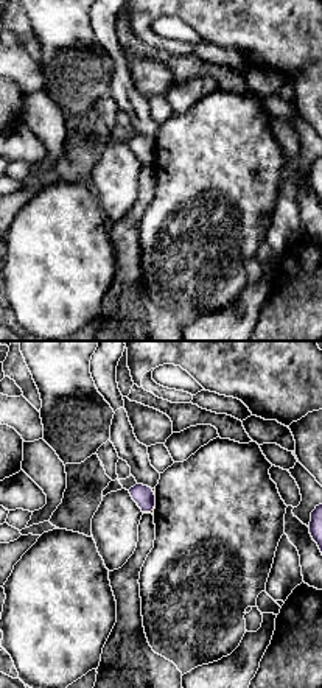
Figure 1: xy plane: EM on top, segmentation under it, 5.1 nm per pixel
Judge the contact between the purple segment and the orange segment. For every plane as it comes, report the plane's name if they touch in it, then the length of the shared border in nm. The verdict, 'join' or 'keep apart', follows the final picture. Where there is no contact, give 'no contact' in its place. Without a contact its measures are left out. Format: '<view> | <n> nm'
xy | 80 nm

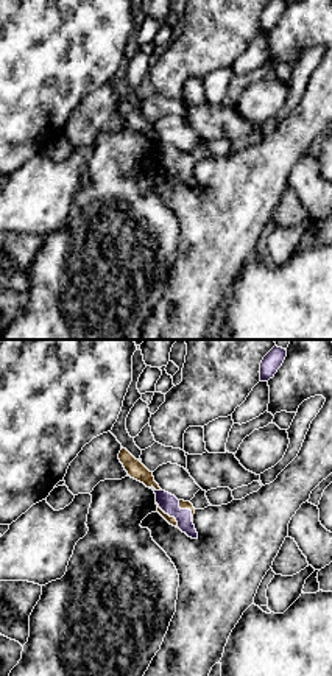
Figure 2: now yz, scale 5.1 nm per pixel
yz | 170 nm

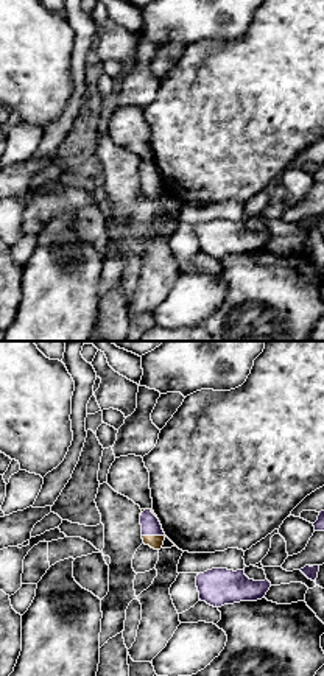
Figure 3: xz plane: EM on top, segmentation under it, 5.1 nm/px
xz | 120 nm

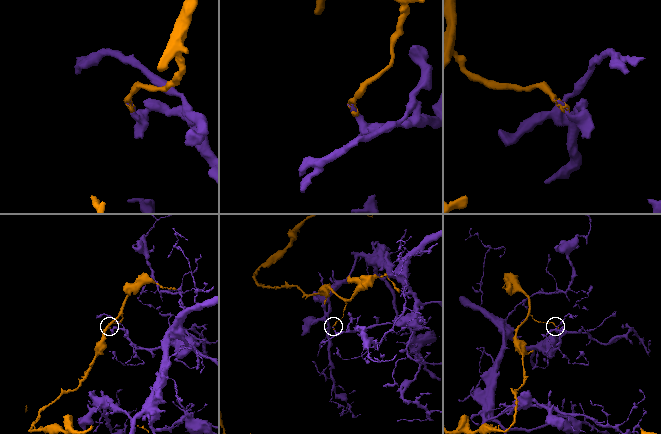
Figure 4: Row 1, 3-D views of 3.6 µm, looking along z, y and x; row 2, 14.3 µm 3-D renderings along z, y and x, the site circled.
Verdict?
keep apart

